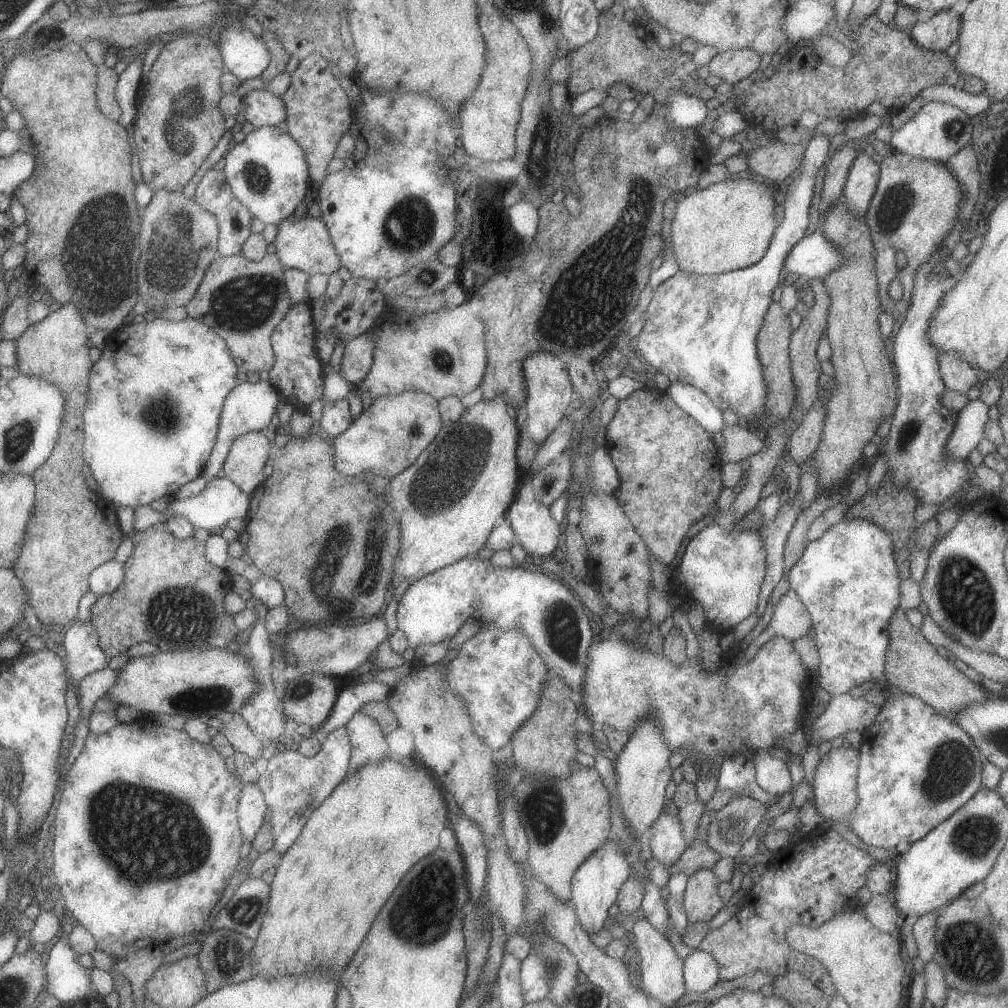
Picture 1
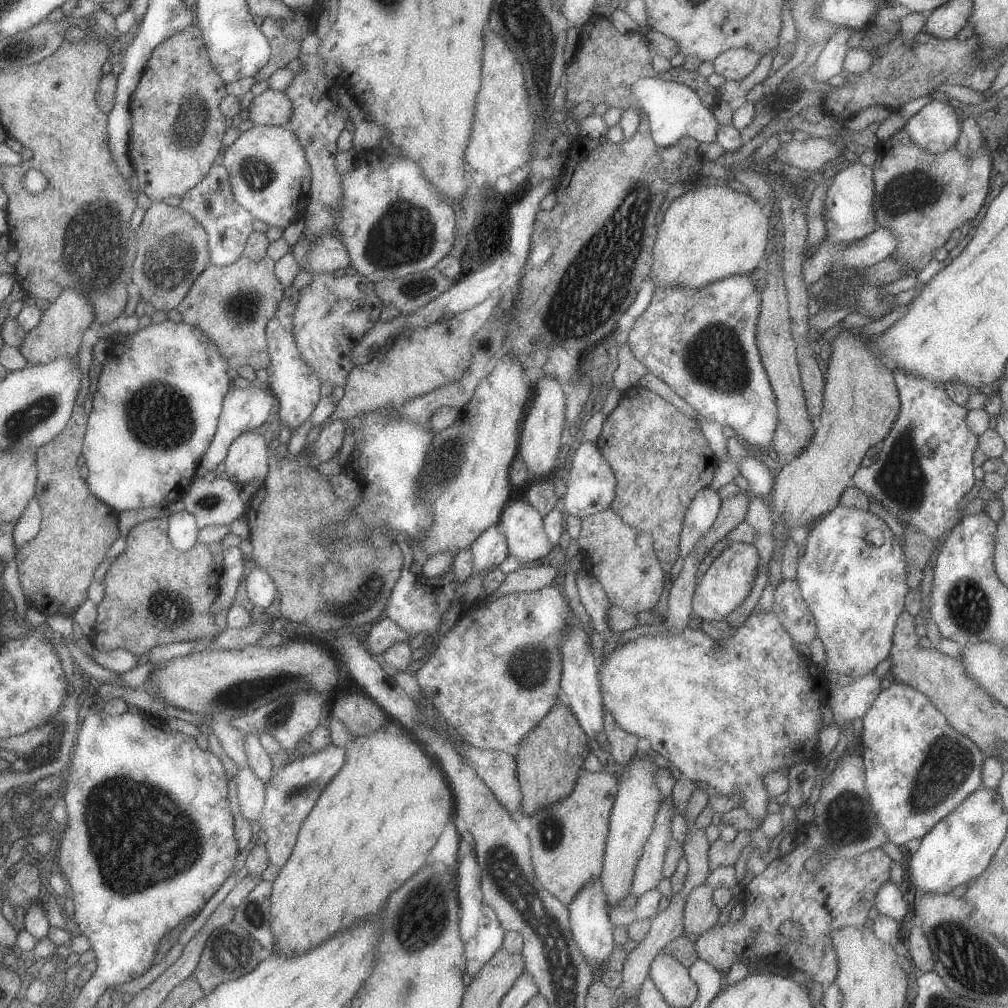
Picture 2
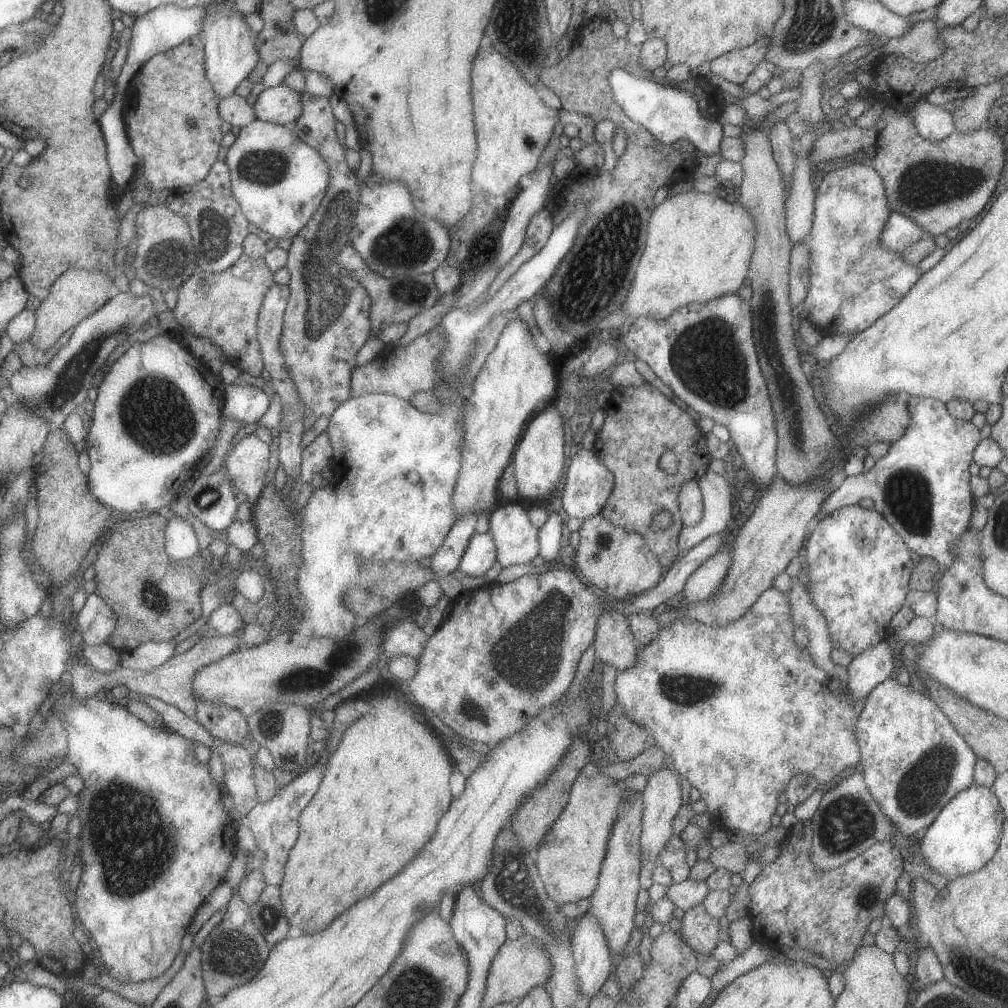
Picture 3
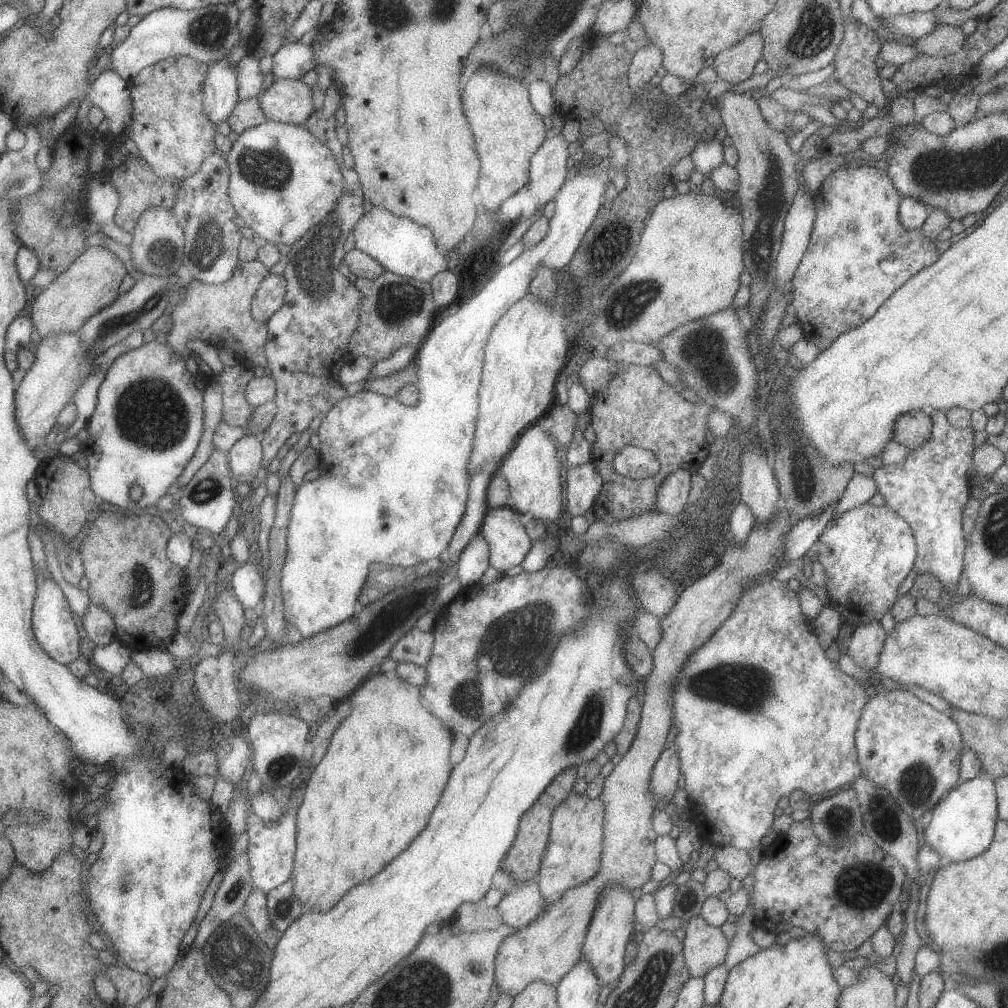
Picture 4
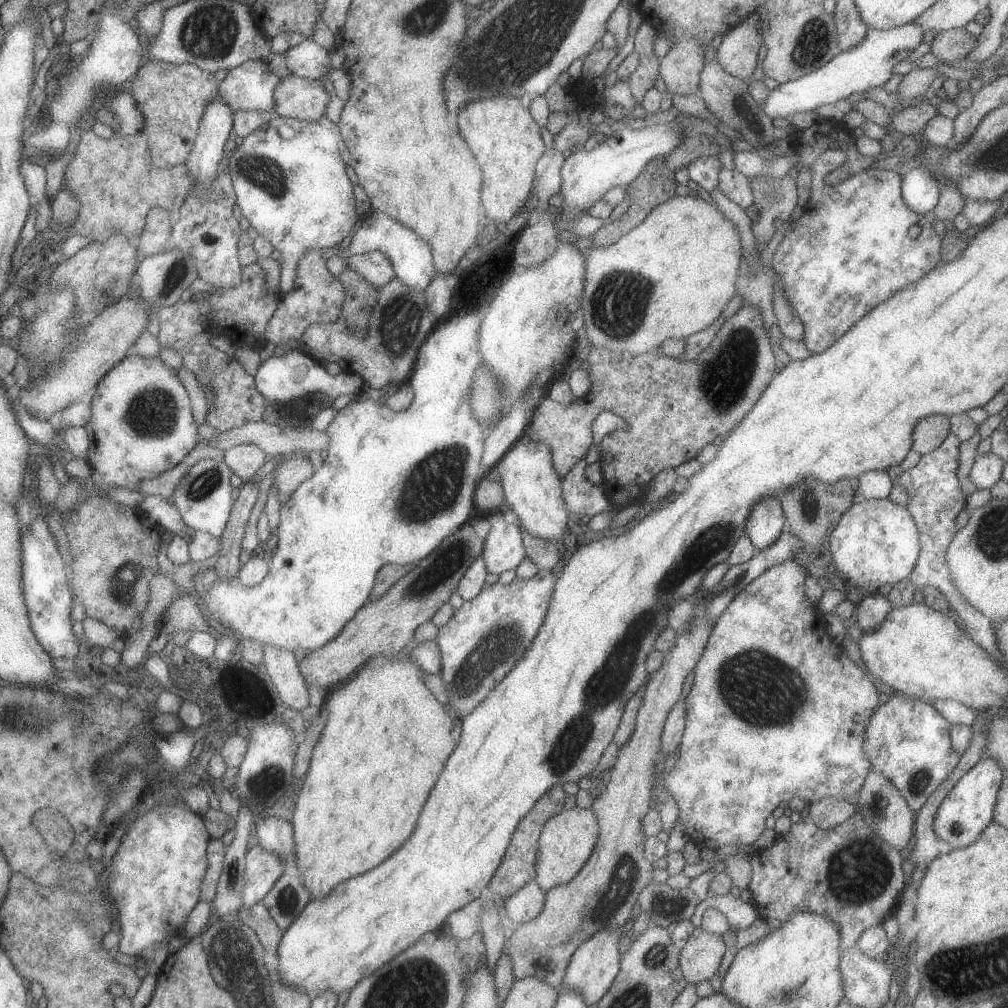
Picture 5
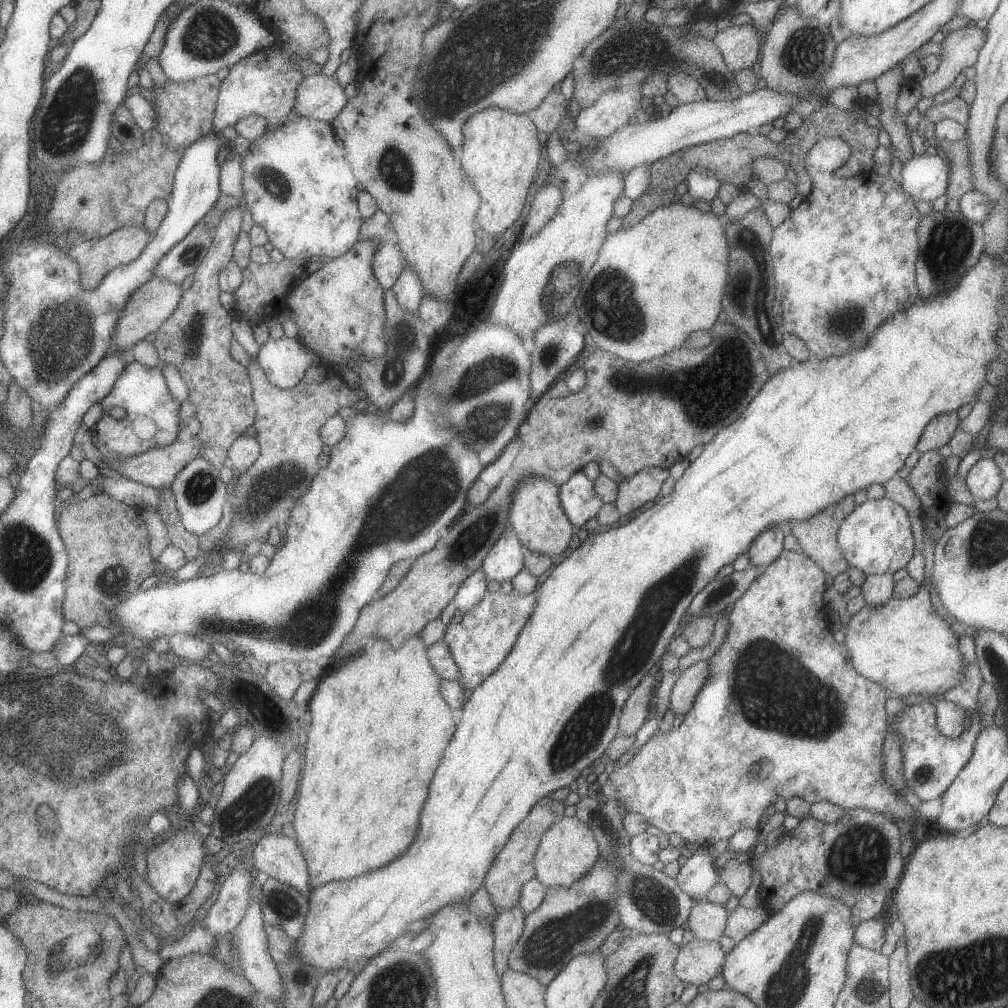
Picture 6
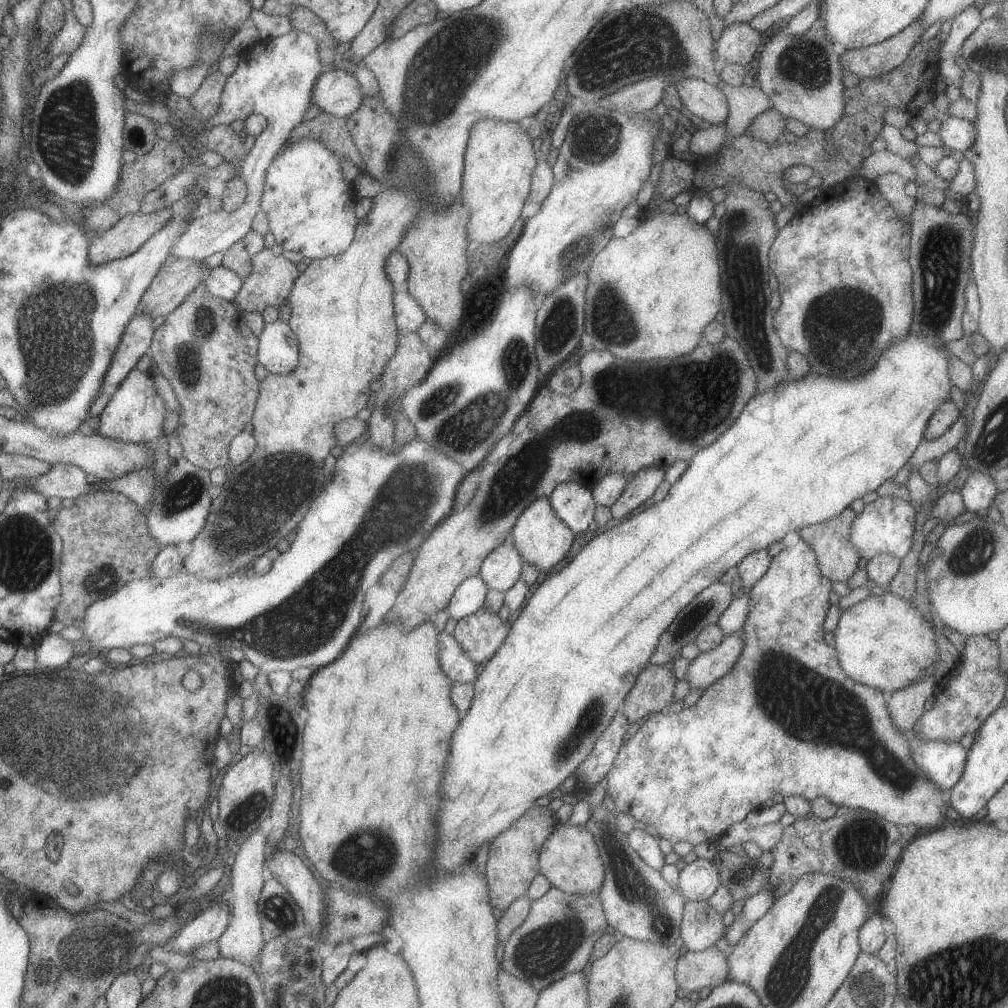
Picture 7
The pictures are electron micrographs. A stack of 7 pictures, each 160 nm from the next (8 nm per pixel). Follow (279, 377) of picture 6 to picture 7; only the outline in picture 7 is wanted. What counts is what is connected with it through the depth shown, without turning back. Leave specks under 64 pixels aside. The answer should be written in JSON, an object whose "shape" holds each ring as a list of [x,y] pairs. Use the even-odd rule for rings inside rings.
{"shape":[[[281,319],[264,324],[264,330],[257,340],[258,361],[269,373],[288,374],[298,365],[298,340],[290,324]]]}

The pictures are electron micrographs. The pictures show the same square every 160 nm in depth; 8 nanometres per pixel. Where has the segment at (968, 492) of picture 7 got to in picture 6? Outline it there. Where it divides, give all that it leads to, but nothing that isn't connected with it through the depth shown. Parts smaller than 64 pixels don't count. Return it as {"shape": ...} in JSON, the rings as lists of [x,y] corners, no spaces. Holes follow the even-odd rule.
{"shape":[[[993,456],[978,460],[965,477],[966,484],[975,500],[989,500],[1000,493],[1003,478]]]}

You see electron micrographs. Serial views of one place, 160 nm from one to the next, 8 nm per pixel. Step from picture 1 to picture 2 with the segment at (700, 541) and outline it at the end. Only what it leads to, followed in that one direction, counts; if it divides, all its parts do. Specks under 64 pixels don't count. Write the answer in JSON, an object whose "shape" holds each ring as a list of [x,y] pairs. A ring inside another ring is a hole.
{"shape":[[[702,488],[690,502],[684,518],[680,540],[680,555],[688,557],[696,542],[710,530],[720,513],[721,500],[718,491]],[[736,543],[724,548],[707,570],[700,572],[696,591],[692,600],[692,610],[695,616],[706,621],[725,620],[735,608],[738,608],[745,598],[748,598],[757,576],[760,556],[753,544]]]}

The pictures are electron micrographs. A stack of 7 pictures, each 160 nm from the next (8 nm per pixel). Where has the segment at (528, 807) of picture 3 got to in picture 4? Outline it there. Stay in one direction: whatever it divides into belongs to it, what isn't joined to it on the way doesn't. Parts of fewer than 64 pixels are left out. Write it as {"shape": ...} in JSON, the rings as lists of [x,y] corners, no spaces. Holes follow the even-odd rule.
{"shape":[[[570,767],[562,771],[546,787],[538,800],[522,815],[519,831],[505,856],[503,870],[508,872],[516,882],[529,882],[535,872],[538,872],[545,848],[551,836],[551,818],[556,807],[563,803],[573,791],[572,787],[577,781],[577,768]]]}

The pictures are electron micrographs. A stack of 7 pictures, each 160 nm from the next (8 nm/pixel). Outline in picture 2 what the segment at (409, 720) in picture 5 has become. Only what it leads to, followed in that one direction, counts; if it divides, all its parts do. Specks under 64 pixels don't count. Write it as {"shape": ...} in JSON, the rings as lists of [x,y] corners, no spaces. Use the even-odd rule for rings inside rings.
{"shape":[[[385,727],[380,728],[378,732],[372,732],[370,737],[355,737],[352,739],[352,743],[347,746],[346,750],[346,764],[340,768],[340,772],[334,776],[334,780],[324,788],[316,805],[304,820],[292,855],[273,883],[270,928],[272,928],[272,934],[276,936],[274,938],[274,942],[276,942],[274,953],[294,956],[294,954],[300,954],[300,952],[308,952],[308,950],[324,943],[332,934],[336,934],[340,930],[348,930],[358,920],[364,920],[364,918],[372,916],[374,912],[381,911],[386,898],[390,896],[390,892],[400,888],[412,874],[416,874],[424,866],[428,852],[437,844],[440,834],[444,832],[446,824],[454,814],[454,807],[454,796],[441,767],[426,754],[416,738],[398,732],[395,727]]]}

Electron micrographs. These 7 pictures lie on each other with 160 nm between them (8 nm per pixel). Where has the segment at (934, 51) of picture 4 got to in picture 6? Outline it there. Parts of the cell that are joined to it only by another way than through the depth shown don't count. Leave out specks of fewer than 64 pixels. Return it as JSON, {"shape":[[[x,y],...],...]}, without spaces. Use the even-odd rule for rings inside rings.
{"shape":[[[974,23],[965,28],[950,31],[941,43],[942,54],[938,56],[938,72],[928,74],[919,82],[924,98],[935,97],[948,89],[964,68],[975,67],[980,50],[987,40],[987,30],[978,28]]]}

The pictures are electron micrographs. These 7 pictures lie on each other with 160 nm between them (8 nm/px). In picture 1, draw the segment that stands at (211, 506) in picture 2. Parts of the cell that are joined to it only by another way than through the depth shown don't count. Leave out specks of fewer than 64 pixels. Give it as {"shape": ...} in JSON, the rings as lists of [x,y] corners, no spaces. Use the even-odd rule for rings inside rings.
{"shape":[[[214,477],[206,481],[205,487],[194,496],[187,499],[176,499],[163,512],[164,518],[174,515],[186,517],[195,528],[203,528],[212,532],[220,532],[232,519],[246,520],[250,510],[251,495],[242,492],[238,485],[228,477]]]}

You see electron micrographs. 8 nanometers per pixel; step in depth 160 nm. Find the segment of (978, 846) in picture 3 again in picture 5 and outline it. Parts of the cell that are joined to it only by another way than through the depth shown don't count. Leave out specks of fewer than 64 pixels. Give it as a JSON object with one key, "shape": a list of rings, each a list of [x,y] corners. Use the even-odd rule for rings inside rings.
{"shape":[[[981,758],[950,790],[950,794],[942,801],[934,819],[934,832],[945,840],[951,849],[959,849],[976,842],[992,824],[997,794],[1005,772],[994,759]]]}

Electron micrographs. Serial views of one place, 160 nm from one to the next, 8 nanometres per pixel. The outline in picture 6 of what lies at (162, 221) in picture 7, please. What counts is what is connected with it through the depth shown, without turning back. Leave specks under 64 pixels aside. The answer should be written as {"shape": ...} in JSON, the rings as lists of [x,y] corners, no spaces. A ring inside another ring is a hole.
{"shape":[[[126,224],[126,226],[122,226],[122,228],[107,236],[87,239],[78,246],[72,246],[68,250],[68,254],[79,264],[81,282],[84,288],[93,290],[100,284],[100,280],[110,273],[112,268],[116,268],[120,264],[130,264],[130,262],[136,260],[150,240],[150,232],[146,230],[144,225],[132,226],[132,224]]]}

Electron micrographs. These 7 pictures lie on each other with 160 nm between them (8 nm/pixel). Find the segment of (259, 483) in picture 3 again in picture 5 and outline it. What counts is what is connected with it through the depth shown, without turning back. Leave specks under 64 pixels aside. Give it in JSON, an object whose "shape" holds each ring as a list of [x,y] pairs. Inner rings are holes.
{"shape":[[[239,444],[225,452],[225,463],[233,474],[243,481],[252,478],[258,469],[267,462],[268,454],[259,446]]]}

